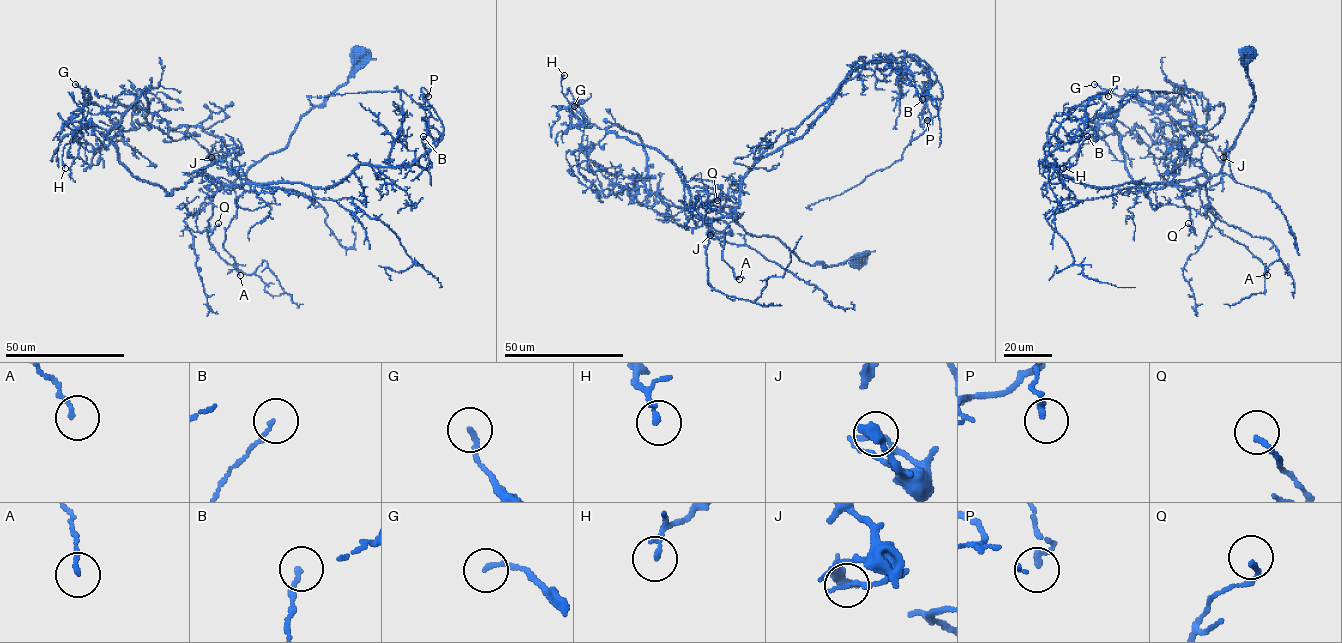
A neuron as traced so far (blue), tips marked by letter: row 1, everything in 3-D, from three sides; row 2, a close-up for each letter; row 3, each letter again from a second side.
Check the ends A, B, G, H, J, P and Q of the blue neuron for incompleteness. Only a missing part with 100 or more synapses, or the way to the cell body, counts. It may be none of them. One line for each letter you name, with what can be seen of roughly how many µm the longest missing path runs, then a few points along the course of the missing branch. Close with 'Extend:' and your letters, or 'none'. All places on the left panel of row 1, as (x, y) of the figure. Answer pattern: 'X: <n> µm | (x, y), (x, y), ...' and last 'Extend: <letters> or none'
Extend: none

